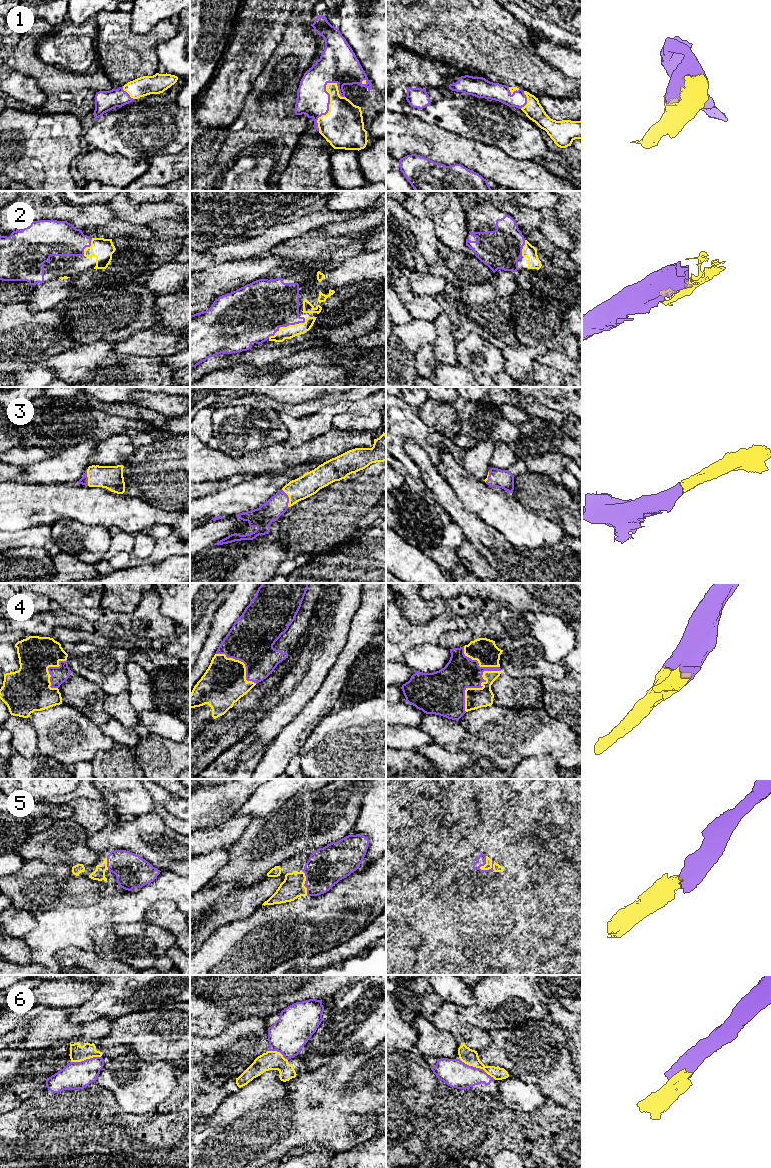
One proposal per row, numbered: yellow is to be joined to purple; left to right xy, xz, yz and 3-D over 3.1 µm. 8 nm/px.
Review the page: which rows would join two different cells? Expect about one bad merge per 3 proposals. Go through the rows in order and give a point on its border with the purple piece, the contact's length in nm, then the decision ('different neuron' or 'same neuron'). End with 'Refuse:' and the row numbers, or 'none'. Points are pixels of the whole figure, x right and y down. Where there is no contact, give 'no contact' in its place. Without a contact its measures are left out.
1: contact xz (329, 103); length 420 nm; same neuron
2: contact xz (291, 324); length 240 nm; same neuron
3: contact xz (288, 498); length 160 nm; same neuron
4: contact yz (478, 687); length 440 nm; same neuron
5: contact yz (480, 869); length 140 nm; same neuron
6: contact yz (477, 1068); length 340 nm; different neuron
Refuse: 6

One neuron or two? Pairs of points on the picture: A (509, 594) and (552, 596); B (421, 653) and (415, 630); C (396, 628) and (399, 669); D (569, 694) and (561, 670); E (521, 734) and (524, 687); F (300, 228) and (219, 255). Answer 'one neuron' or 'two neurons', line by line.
A: one neuron
B: two neurons
C: two neurons
D: two neurons
E: two neurons
F: one neuron

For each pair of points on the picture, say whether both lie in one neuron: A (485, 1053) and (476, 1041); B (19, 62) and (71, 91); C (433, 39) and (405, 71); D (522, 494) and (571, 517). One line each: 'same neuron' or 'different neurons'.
A: different neurons
B: same neuron
C: different neurons
D: same neuron

